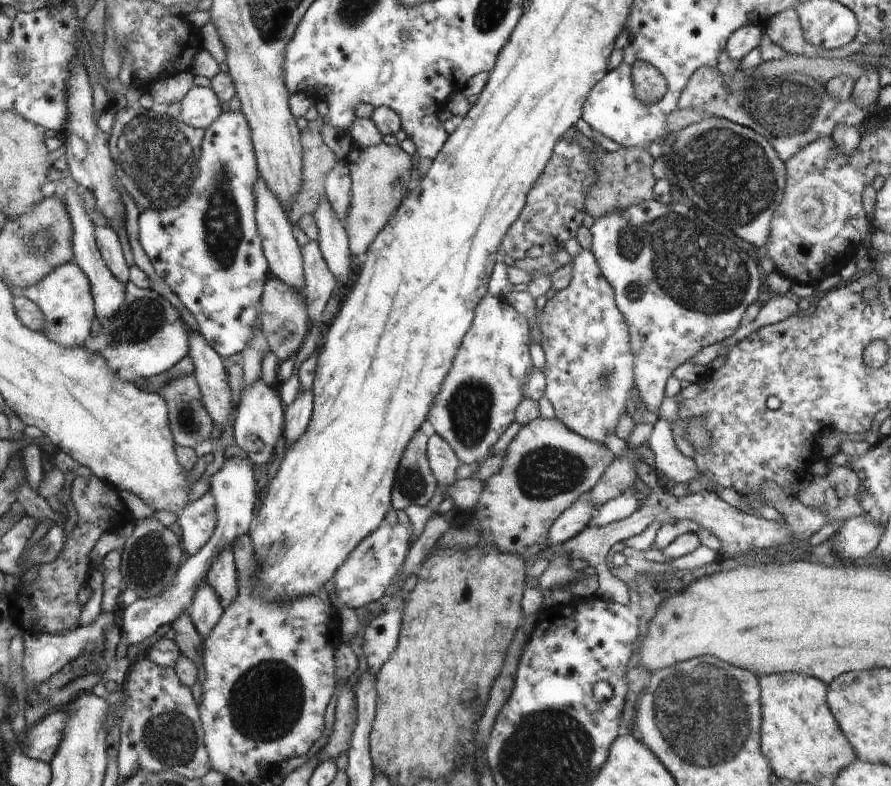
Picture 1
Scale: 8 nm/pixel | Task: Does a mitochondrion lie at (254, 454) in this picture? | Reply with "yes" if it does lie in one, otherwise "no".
no

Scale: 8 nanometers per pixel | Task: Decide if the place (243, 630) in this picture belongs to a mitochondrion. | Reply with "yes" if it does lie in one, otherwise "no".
no

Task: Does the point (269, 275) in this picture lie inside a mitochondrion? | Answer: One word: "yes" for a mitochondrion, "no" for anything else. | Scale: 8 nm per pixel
no

